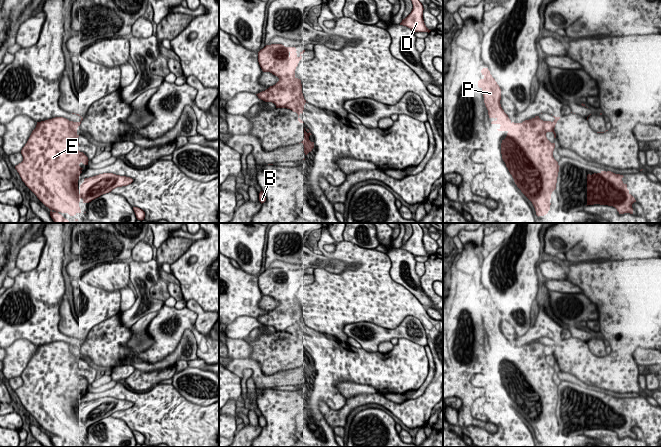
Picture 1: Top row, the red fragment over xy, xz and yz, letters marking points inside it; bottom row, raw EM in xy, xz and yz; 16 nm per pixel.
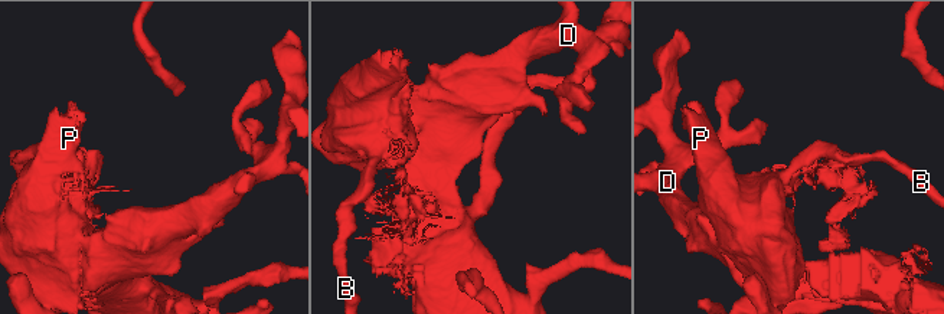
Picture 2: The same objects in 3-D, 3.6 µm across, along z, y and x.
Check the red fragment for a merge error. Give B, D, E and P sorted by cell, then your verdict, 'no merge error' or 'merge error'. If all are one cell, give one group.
B E P / D; merge error

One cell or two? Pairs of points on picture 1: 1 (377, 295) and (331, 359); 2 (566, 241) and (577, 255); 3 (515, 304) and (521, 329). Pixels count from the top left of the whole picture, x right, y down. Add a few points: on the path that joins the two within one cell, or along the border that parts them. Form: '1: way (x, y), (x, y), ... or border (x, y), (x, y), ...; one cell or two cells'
1: border (341, 341), (346, 343); two cells
2: border (575, 246), (568, 251); two cells
3: way (513, 310), (510, 314), (516, 323); one cell

